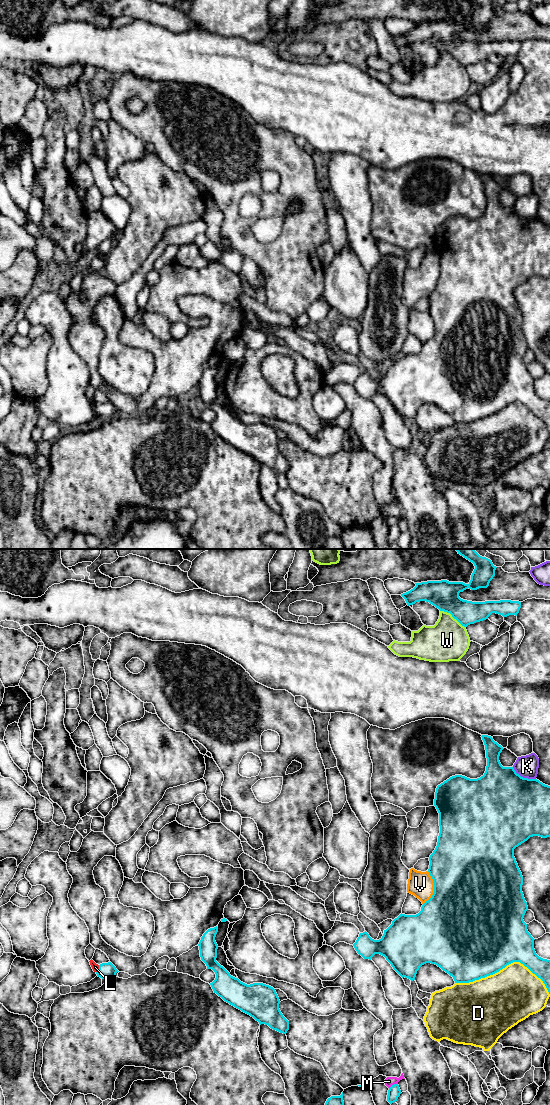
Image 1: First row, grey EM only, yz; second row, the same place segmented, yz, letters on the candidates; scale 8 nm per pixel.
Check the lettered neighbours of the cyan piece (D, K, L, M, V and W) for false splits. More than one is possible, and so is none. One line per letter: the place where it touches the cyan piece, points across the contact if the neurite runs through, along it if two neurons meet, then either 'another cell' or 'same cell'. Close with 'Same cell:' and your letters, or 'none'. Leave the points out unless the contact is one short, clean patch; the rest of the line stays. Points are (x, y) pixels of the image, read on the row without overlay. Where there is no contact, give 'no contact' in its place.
D: meets cyan in yz at (505, 406); another cell
K: meets cyan in yz at (522, 217); another cell
L: meets cyan in yz at (98, 409); runs through yz (106, 410), (98, 409), (95, 407); same cell
M: meets cyan in yz at (394, 524); another cell
V: meets cyan in yz at (434, 328); another cell
W: meets cyan in yz at (453, 57); another cell
Same cell: L

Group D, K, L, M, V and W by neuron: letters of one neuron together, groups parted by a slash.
D / K / L / M / V / W

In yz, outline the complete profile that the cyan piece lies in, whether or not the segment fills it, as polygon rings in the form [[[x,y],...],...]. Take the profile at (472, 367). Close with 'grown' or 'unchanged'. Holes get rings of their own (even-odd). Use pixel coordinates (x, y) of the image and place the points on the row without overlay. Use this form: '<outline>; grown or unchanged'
[[[482,175],[481,177],[485,185],[487,198],[487,206],[484,215],[477,219],[455,215],[436,228],[434,246],[439,253],[440,273],[437,286],[429,297],[430,305],[428,312],[434,323],[434,333],[432,337],[422,345],[421,351],[418,354],[405,355],[401,353],[392,361],[392,364],[384,370],[381,379],[374,380],[365,371],[359,374],[353,386],[357,393],[364,399],[371,400],[375,394],[384,396],[402,418],[405,417],[411,421],[415,420],[417,411],[426,403],[435,404],[440,407],[453,417],[455,423],[469,423],[493,415],[513,402],[520,402],[543,421],[550,434],[550,400],[543,399],[536,394],[534,389],[535,379],[528,372],[527,364],[523,360],[528,346],[522,332],[523,316],[514,297],[514,289],[527,281],[530,277],[550,277],[550,226],[543,224],[537,219],[521,217],[516,213],[513,207],[503,207],[499,201],[499,196],[504,188],[495,182],[491,176]]]; unchanged

